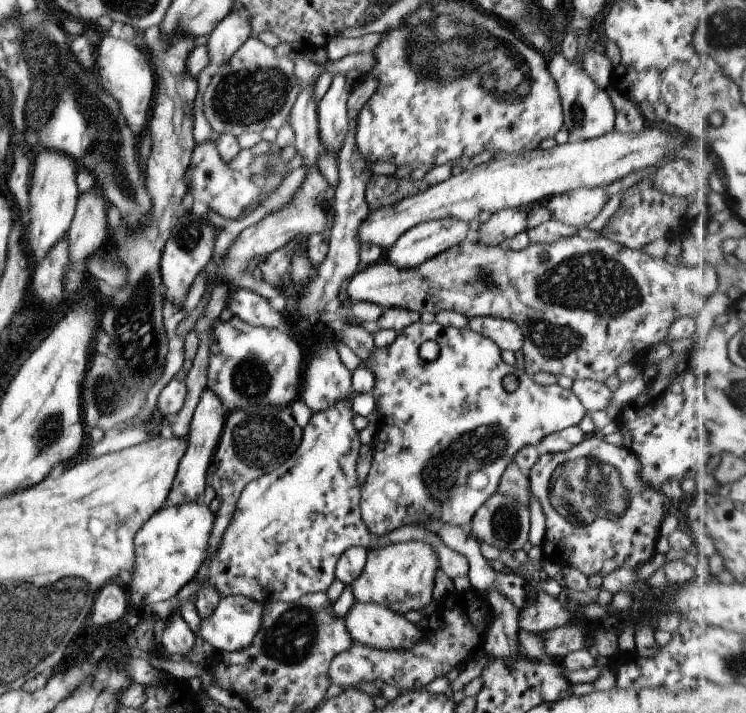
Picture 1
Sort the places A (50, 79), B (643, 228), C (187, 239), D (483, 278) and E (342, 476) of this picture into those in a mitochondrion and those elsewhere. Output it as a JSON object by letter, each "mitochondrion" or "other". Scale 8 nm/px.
{"A":"mitochondrion","B":"other","C":"mitochondrion","D":"mitochondrion","E":"other"}

